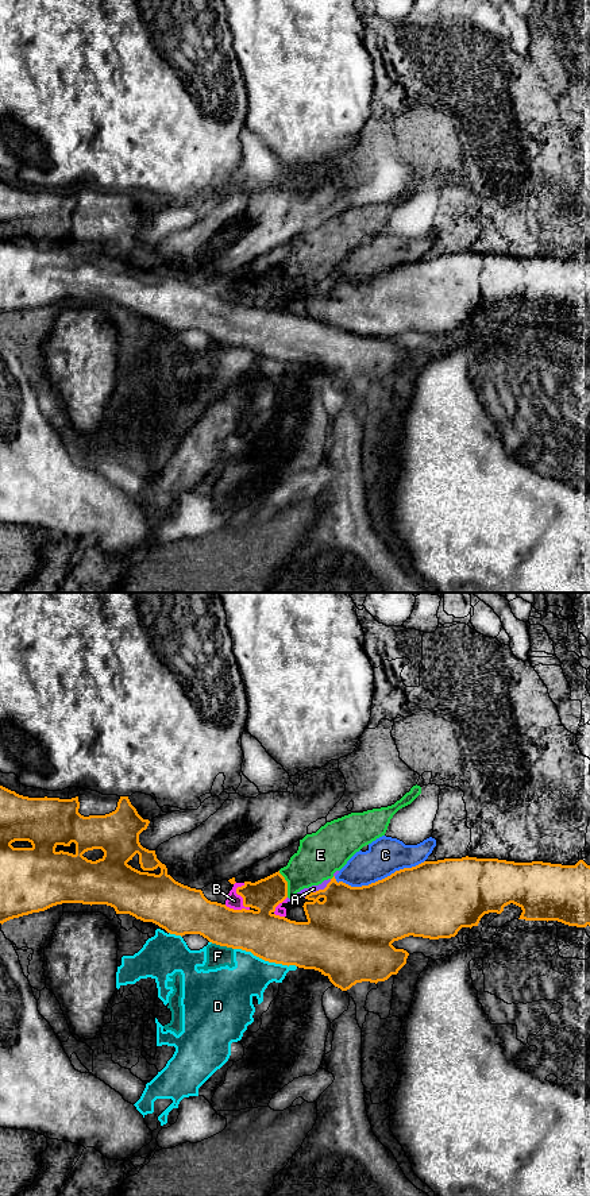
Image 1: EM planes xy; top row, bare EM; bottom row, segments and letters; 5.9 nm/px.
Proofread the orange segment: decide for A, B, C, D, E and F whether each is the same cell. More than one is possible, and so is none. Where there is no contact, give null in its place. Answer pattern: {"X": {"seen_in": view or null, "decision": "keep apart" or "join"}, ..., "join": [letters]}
{"A": {"seen_in": "xy", "decision": "keep apart"}, "B": {"seen_in": "xy", "decision": "keep apart"}, "C": {"seen_in": "xy", "decision": "keep apart"}, "D": {"seen_in": "xy", "decision": "keep apart"}, "E": {"seen_in": "xy", "decision": "keep apart"}, "F": {"seen_in": "xy", "decision": "keep apart"}, "join": []}

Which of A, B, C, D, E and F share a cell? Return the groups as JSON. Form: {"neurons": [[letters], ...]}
{"neurons": [["A", "B", "C", "D", "E", "F"]]}

